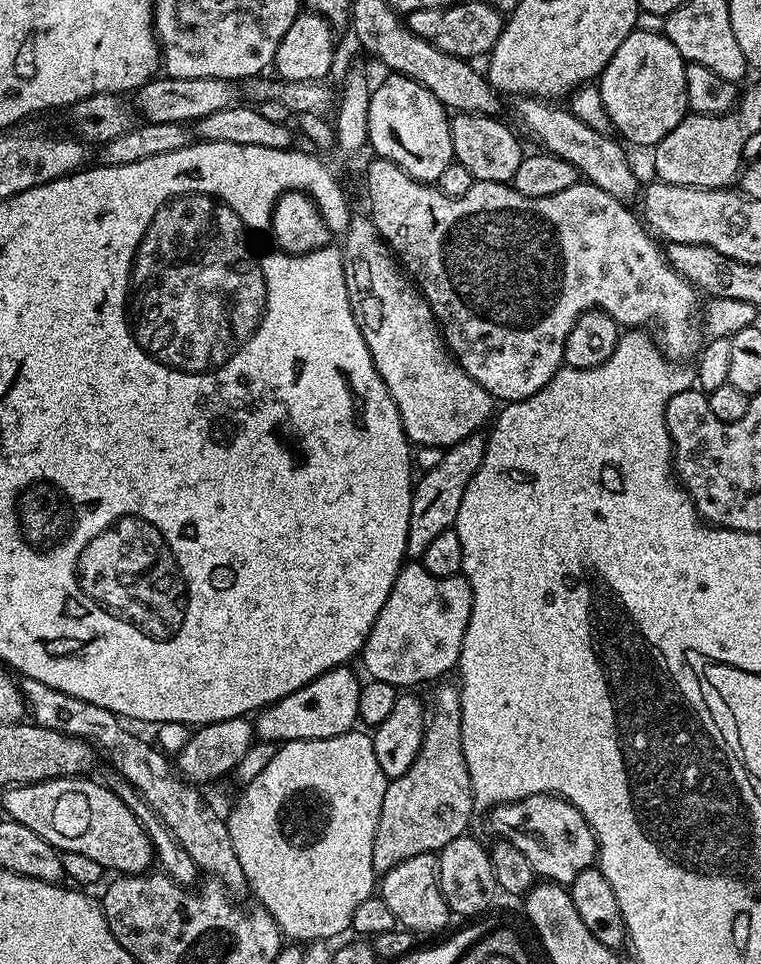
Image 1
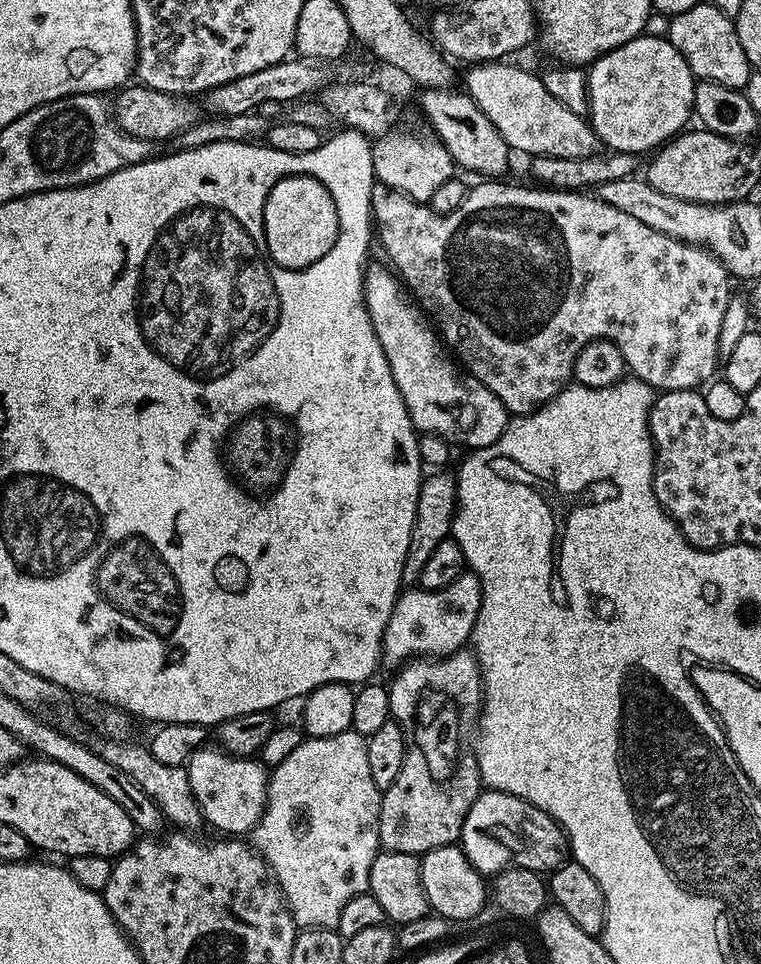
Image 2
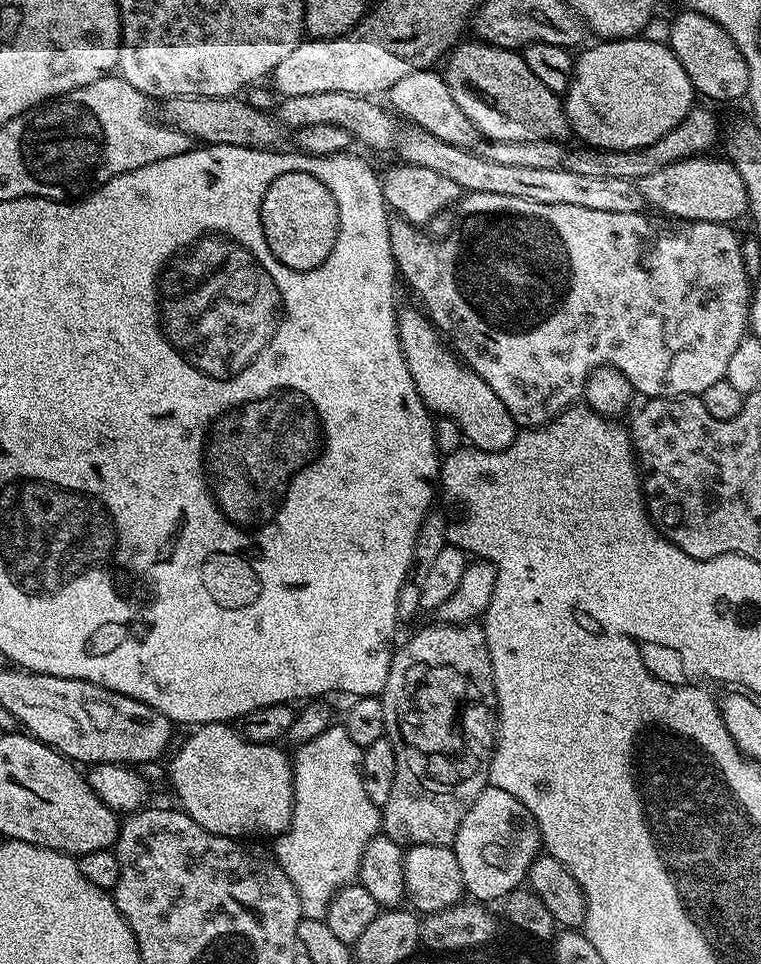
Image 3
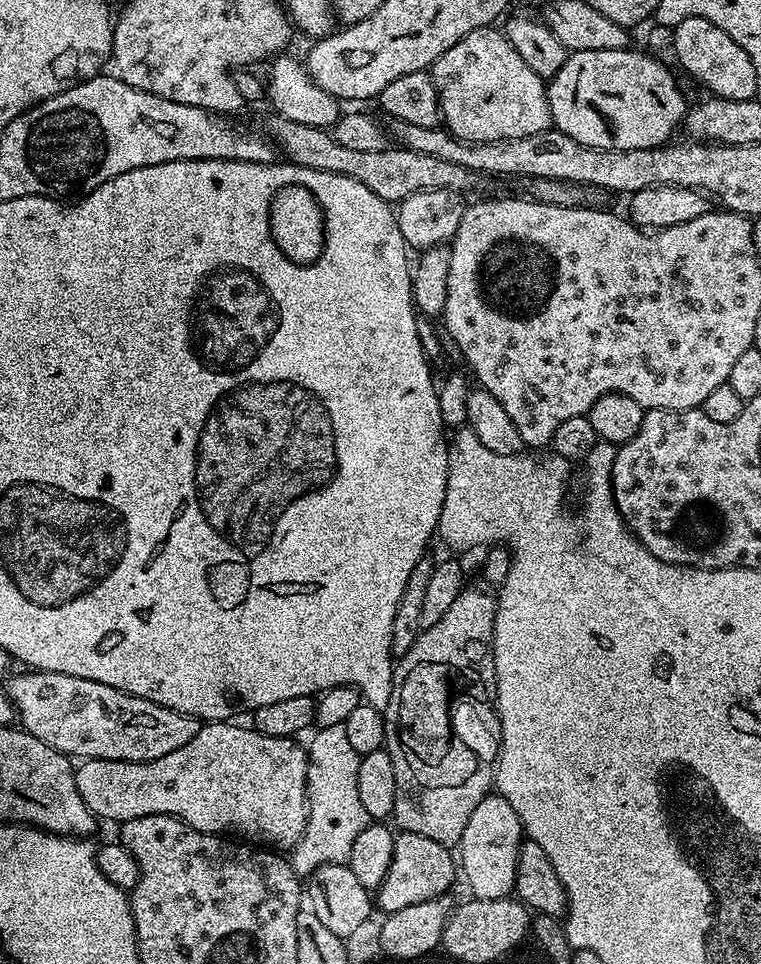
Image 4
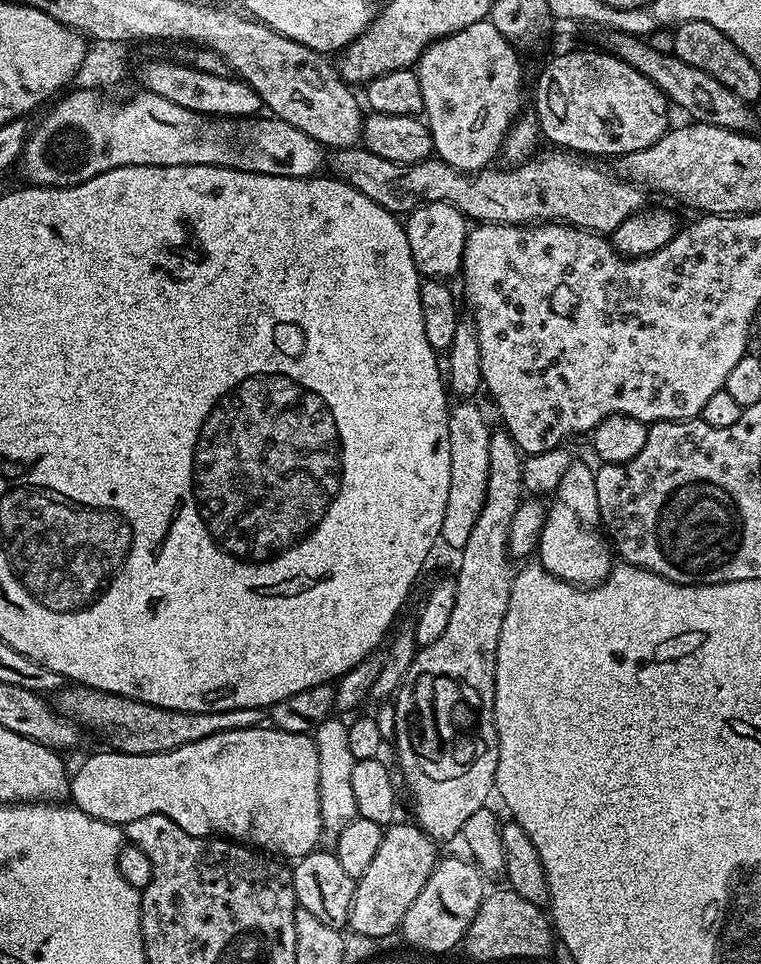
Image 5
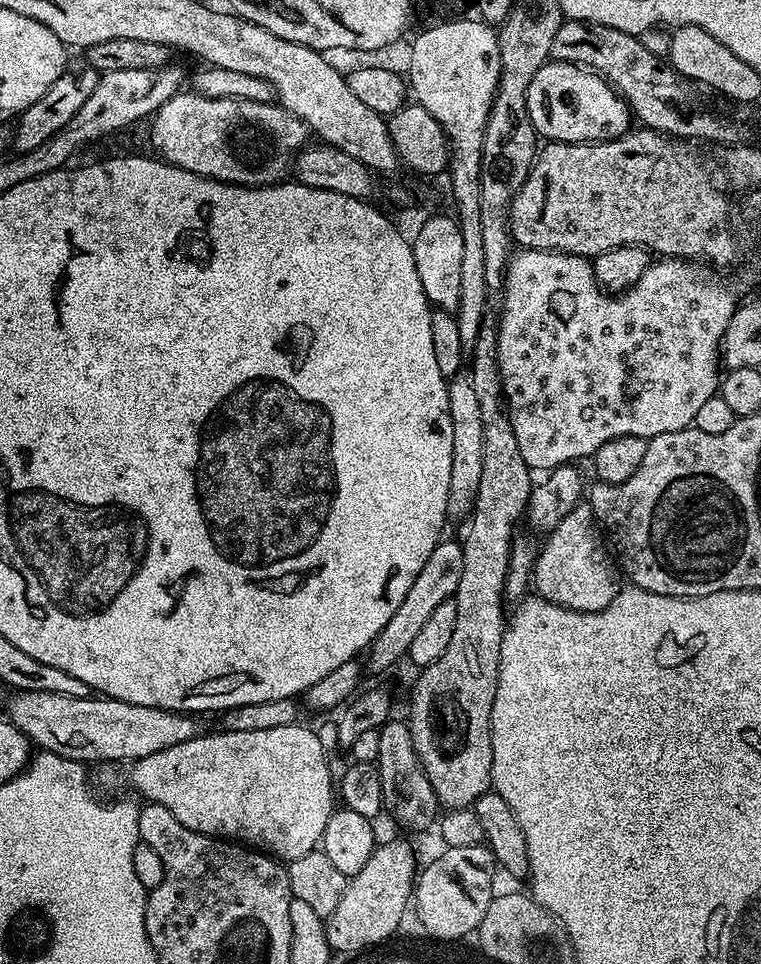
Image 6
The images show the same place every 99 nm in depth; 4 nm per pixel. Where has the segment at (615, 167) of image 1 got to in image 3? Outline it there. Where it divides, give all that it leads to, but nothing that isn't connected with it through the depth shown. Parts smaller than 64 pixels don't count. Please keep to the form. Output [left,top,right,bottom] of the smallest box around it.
[446,42,570,141]

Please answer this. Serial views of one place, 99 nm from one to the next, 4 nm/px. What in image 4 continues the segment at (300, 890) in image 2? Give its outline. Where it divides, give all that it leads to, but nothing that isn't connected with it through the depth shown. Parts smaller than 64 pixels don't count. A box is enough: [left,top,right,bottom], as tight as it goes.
[290,724,370,878]

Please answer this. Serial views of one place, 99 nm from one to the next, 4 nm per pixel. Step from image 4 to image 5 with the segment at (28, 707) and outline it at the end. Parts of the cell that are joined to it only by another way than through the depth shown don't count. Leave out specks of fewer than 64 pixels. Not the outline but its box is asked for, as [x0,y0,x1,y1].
[54,686,266,756]

